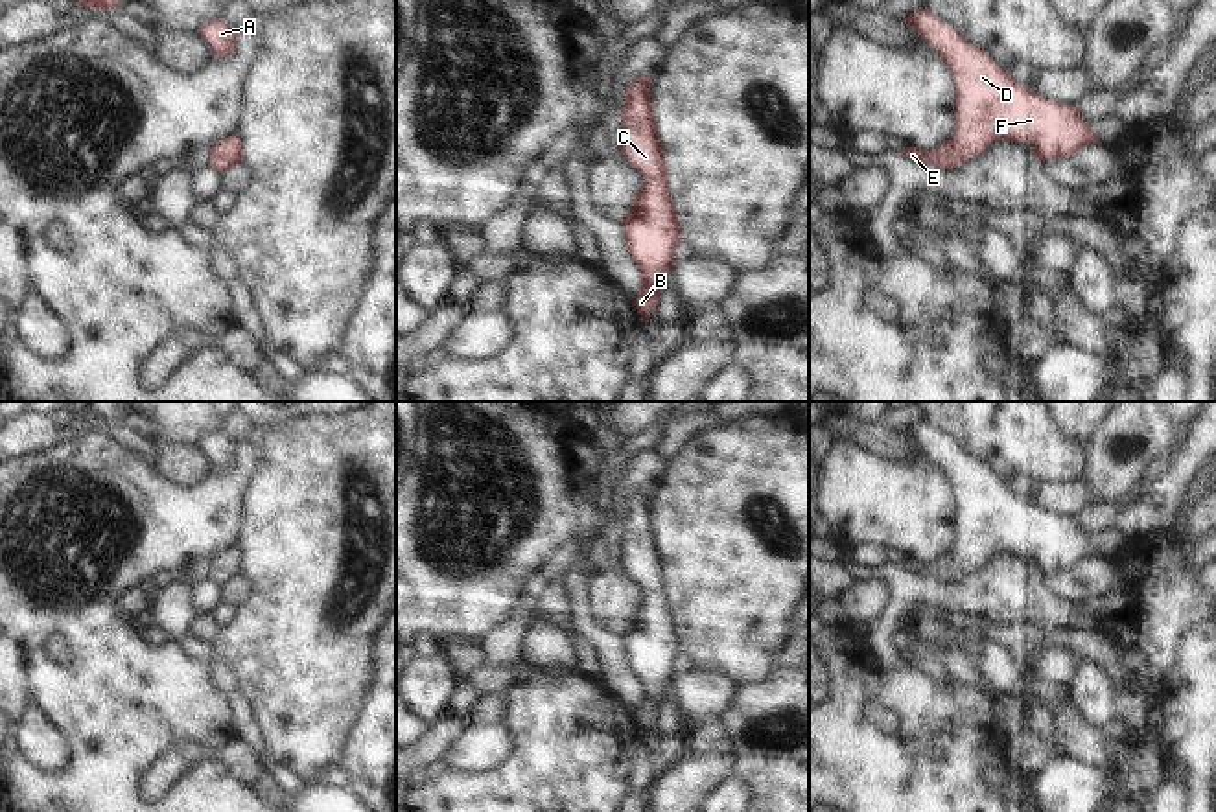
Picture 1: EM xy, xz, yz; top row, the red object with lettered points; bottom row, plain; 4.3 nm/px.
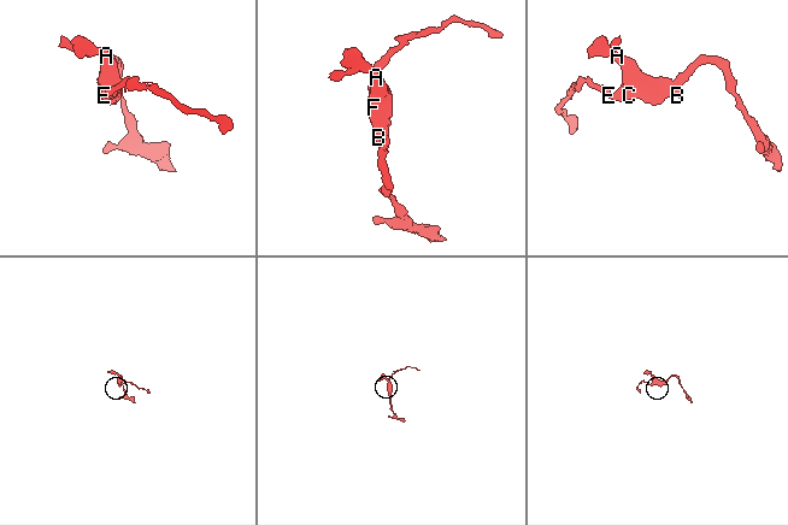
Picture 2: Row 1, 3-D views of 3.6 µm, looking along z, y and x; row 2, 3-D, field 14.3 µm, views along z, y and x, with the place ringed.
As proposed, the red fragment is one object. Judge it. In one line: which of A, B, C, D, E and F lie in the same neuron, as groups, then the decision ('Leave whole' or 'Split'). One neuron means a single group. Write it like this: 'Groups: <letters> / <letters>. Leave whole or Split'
Groups: A B C D E F. Leave whole.

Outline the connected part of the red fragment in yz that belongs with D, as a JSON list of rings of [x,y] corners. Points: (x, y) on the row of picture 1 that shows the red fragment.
[[[929,9],[914,11],[905,22],[947,63],[956,85],[953,136],[934,151],[899,147],[906,158],[951,169],[980,157],[995,140],[1015,140],[1030,144],[1041,164],[1100,144],[1076,105],[1048,101],[1017,83],[1011,72]]]

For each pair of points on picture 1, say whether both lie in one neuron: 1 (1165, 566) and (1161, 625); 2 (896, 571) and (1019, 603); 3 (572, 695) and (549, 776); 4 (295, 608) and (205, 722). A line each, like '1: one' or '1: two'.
1: one
2: one
3: one
4: two

